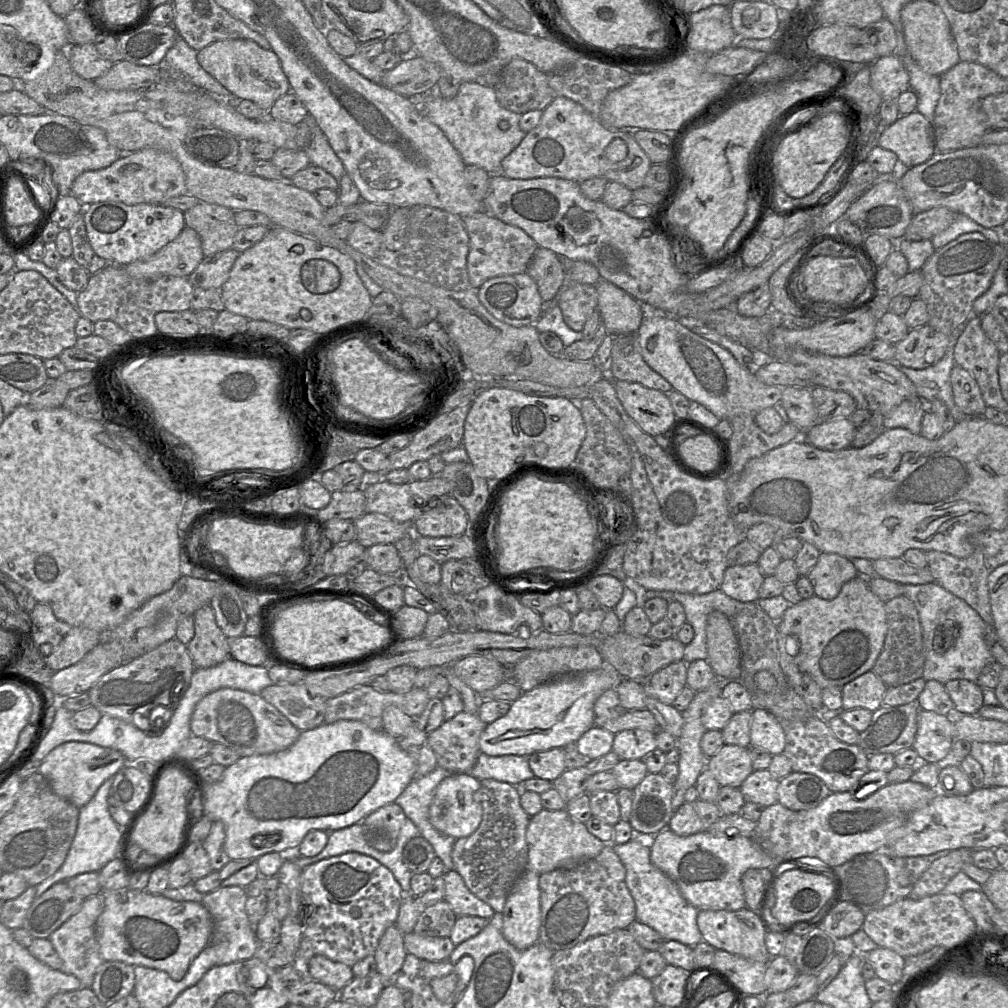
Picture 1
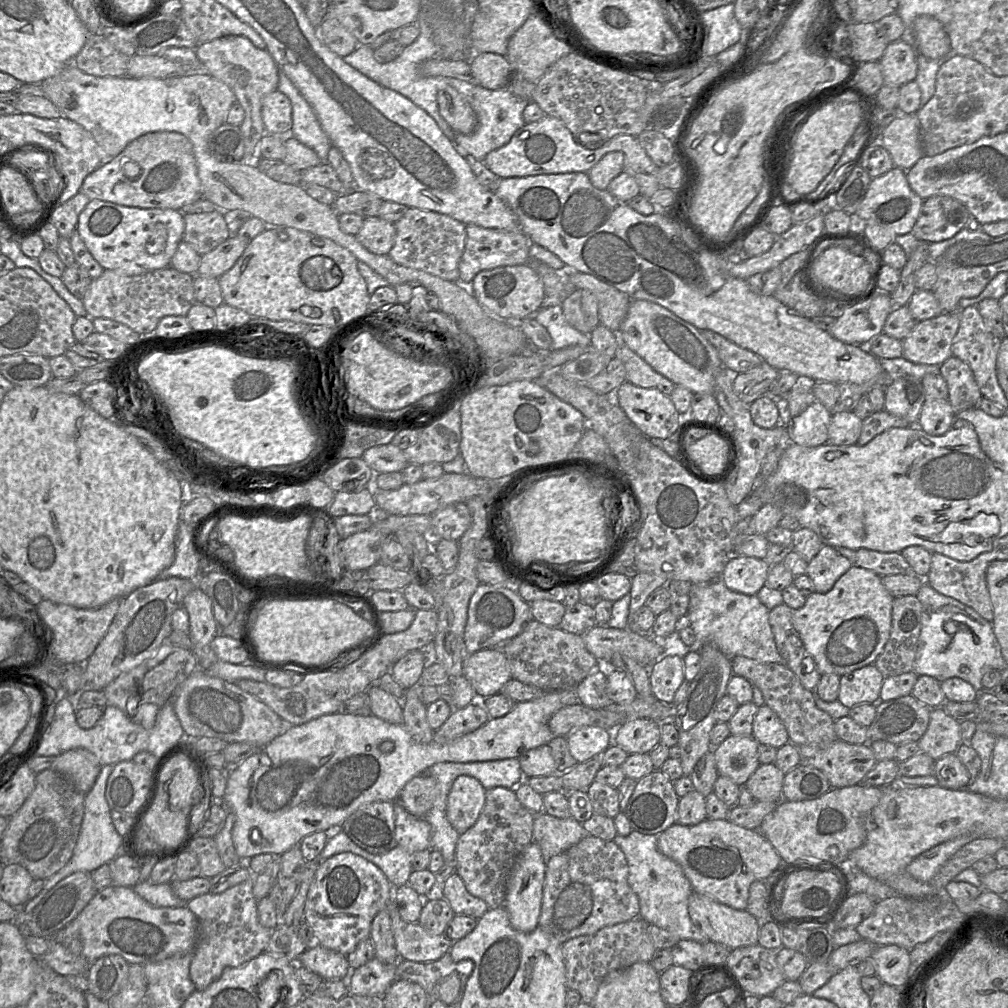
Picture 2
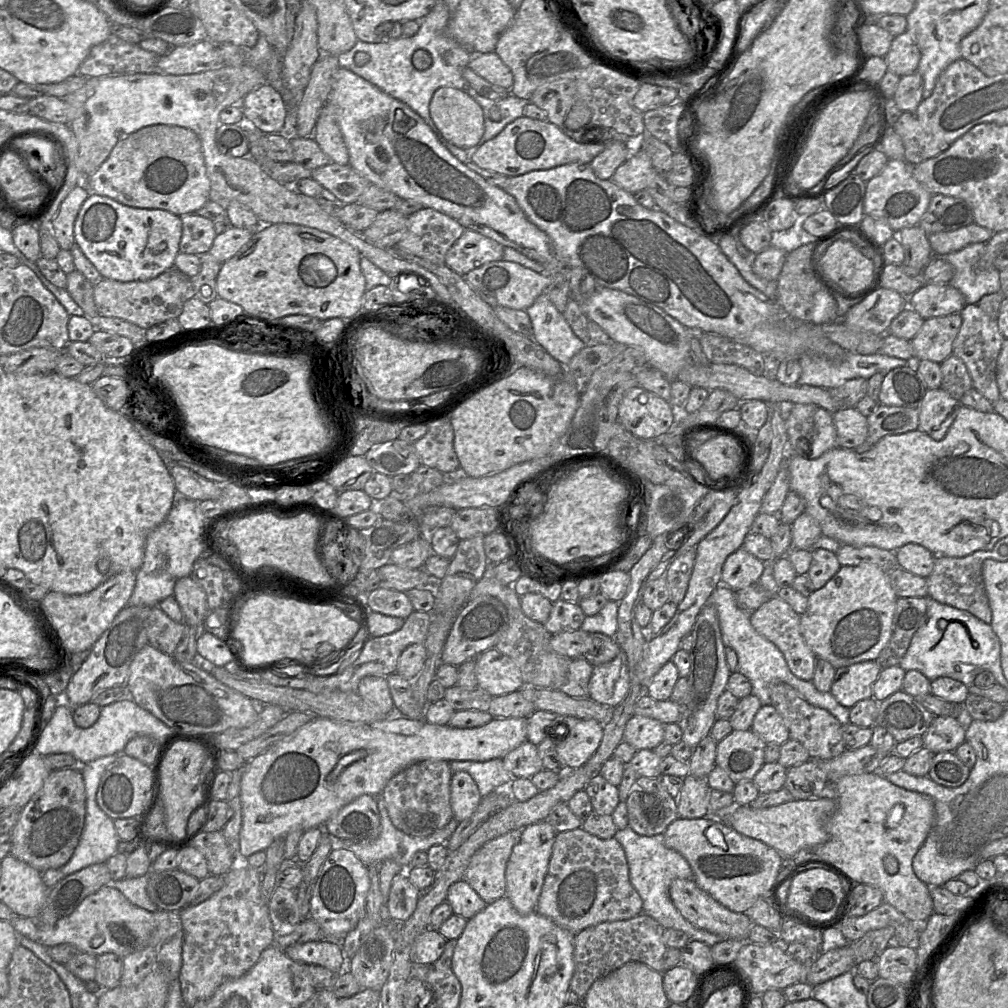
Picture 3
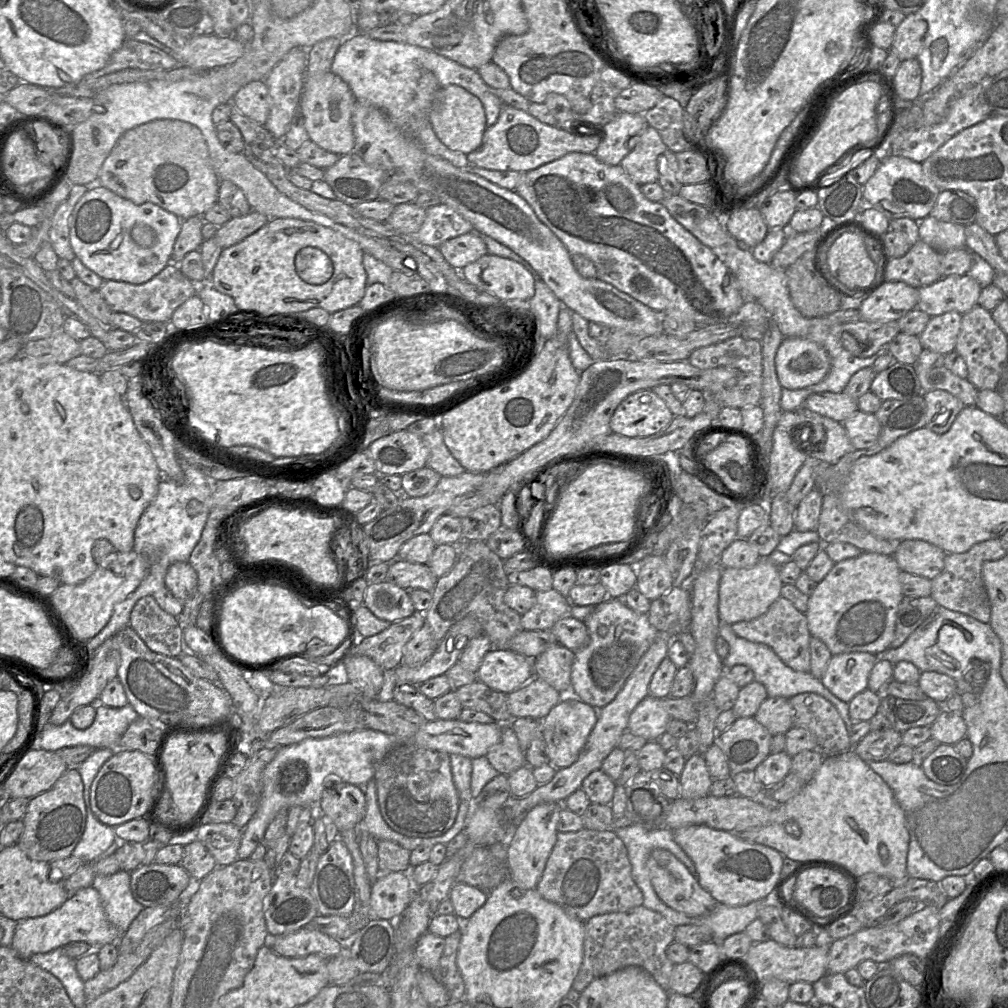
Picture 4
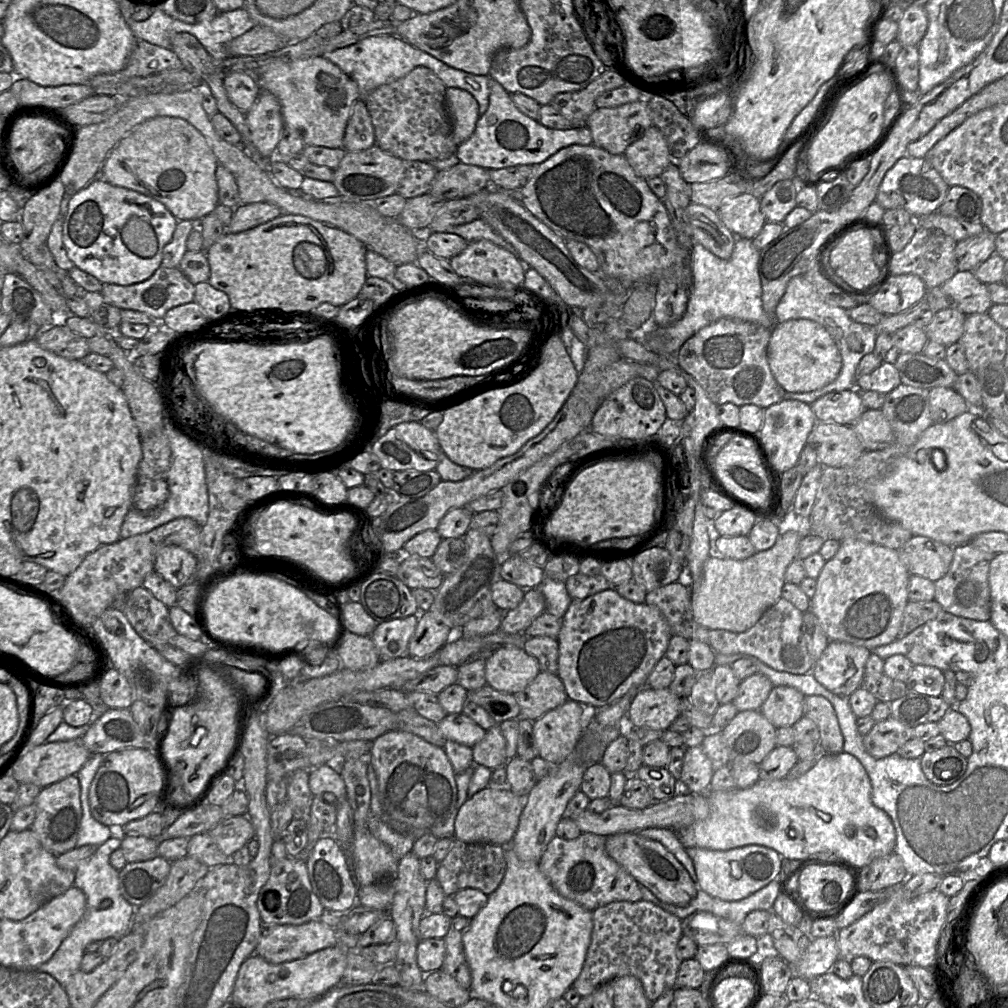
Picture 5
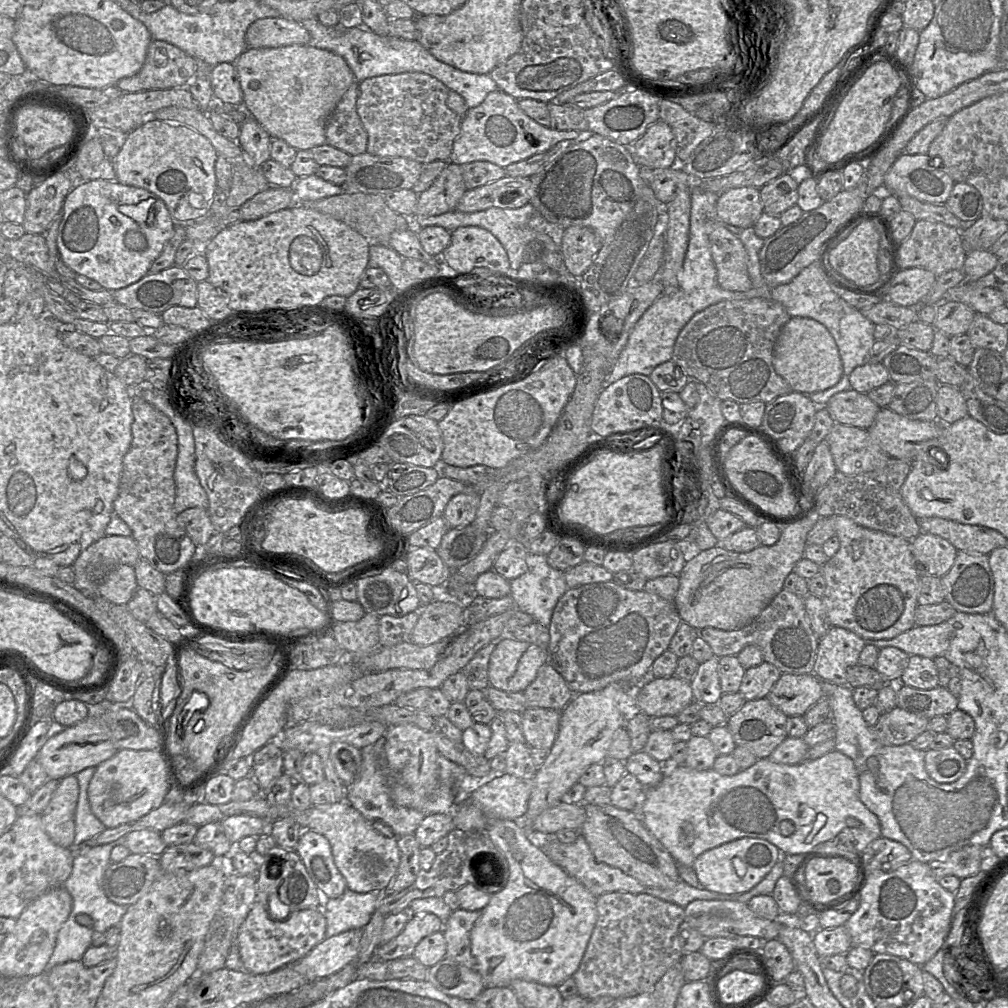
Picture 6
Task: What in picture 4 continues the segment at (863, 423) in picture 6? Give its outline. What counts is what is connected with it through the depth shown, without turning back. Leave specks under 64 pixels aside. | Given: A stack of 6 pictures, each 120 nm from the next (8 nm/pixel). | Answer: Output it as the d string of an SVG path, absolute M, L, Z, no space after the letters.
M820 392L810 395L803 408L843 423L858 410L857 399L846 393Z

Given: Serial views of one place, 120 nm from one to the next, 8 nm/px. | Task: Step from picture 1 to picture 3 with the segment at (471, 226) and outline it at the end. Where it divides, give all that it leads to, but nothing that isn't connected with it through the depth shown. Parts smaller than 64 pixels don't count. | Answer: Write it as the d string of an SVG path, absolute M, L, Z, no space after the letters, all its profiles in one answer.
M464 230L461 237L449 248L446 265L464 276L488 262L503 260L504 246L473 230Z

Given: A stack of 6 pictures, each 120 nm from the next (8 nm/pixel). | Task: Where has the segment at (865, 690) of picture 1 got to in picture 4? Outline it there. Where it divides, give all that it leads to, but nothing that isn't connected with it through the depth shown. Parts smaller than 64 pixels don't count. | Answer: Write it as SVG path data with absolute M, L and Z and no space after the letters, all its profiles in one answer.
M850 652L832 655L822 684L838 699L849 703L868 688L870 672L877 656L868 652Z

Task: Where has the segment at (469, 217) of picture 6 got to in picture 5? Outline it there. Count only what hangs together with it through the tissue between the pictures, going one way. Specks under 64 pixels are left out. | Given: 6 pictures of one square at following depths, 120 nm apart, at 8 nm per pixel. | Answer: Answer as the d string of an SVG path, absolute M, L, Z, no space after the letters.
M481 217L466 224L448 227L446 232L458 234L468 242L482 239L489 240L512 253L517 258L525 272L531 268L529 264L520 257L517 250L500 234L494 231L493 228Z

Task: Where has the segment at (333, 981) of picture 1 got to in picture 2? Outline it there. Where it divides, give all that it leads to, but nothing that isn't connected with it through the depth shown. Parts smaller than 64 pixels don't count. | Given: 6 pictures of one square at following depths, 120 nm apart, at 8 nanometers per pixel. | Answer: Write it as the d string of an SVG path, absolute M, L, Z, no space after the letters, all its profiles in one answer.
M311 945L297 964L316 973L323 980L348 980L351 969L346 956L320 945Z

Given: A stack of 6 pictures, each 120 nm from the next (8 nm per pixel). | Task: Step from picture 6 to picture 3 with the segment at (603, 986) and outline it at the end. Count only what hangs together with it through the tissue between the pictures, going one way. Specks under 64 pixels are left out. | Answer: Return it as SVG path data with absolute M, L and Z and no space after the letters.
M645 913L626 920L602 922L588 927L574 937L574 974L570 981L570 991L581 999L591 985L599 978L617 970L628 962L640 962L653 970L664 973L664 953L667 946L663 942L665 928Z

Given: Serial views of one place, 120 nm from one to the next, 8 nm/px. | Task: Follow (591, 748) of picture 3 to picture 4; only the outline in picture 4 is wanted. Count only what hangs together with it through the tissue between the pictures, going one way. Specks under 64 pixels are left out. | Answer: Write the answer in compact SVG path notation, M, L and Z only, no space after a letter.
M564 695L541 721L541 733L547 745L550 764L562 769L576 762L597 720L598 710L573 695Z

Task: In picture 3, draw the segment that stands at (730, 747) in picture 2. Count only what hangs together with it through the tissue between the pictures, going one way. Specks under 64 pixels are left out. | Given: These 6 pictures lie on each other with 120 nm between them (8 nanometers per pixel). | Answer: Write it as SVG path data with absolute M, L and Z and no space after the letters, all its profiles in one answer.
M733 730L717 744L716 765L723 768L732 780L753 780L757 772L765 763L766 743L750 730Z

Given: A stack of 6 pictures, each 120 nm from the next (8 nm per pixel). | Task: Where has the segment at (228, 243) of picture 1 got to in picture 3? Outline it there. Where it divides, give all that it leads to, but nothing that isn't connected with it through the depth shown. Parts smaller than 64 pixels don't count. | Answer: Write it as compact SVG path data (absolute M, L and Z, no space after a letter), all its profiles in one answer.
M185 214L181 217L182 236L179 251L199 256L207 255L215 237L214 222L198 214Z

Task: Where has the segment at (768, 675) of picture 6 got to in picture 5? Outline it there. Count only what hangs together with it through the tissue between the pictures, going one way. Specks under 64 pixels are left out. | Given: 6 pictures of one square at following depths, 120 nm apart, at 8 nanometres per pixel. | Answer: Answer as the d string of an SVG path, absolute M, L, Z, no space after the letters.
M756 672L740 682L737 696L732 702L738 712L759 710L773 687L774 685L767 676Z

